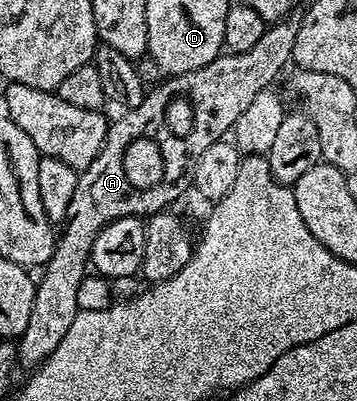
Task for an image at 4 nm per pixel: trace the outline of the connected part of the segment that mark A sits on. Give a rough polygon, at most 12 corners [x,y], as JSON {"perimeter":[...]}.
{"perimeter":[[300,20],[165,78],[108,125],[36,279],[18,359],[74,325],[96,234],[171,208],[289,66]]}

